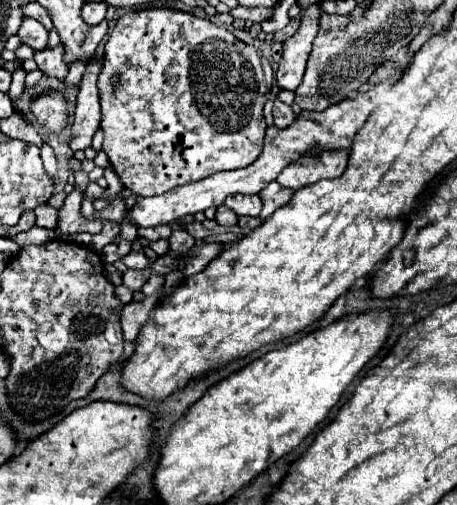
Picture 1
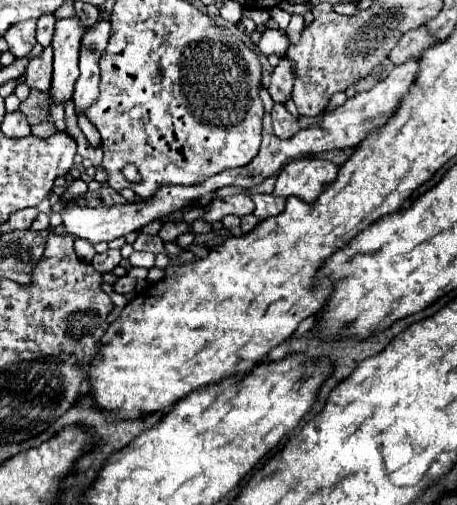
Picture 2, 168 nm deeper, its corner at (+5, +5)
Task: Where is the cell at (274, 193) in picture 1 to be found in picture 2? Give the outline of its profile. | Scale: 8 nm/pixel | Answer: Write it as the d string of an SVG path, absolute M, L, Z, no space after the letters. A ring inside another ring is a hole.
M252 194L252 200L256 204L254 214L260 220L280 214L282 208L286 206L286 200L282 200L282 196L274 196L274 194Z

